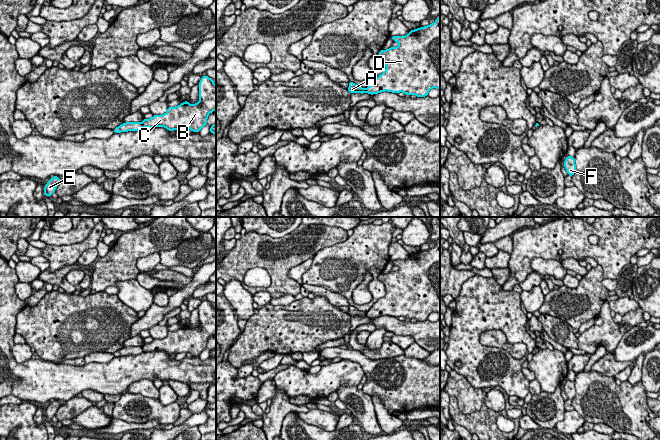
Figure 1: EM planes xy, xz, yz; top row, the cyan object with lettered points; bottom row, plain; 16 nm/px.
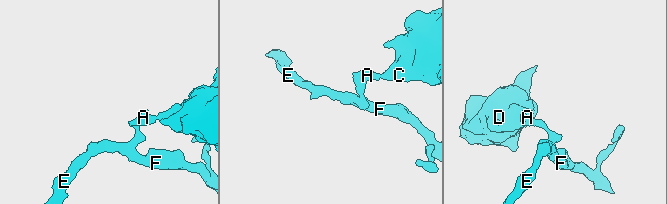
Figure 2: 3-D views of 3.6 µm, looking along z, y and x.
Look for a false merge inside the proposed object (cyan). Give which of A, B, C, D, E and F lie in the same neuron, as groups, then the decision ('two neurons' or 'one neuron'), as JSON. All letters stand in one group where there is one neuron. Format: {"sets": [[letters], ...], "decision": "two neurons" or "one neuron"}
{"sets": [["A", "E", "F"], ["B", "C", "D"]], "decision": "two neurons"}

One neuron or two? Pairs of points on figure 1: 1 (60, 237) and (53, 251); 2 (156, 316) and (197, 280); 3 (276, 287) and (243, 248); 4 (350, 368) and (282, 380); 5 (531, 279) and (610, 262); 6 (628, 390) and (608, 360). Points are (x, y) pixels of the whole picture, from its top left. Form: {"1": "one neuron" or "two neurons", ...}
{"1": "two neurons", "2": "one neuron", "3": "one neuron", "4": "one neuron", "5": "two neurons", "6": "two neurons"}

